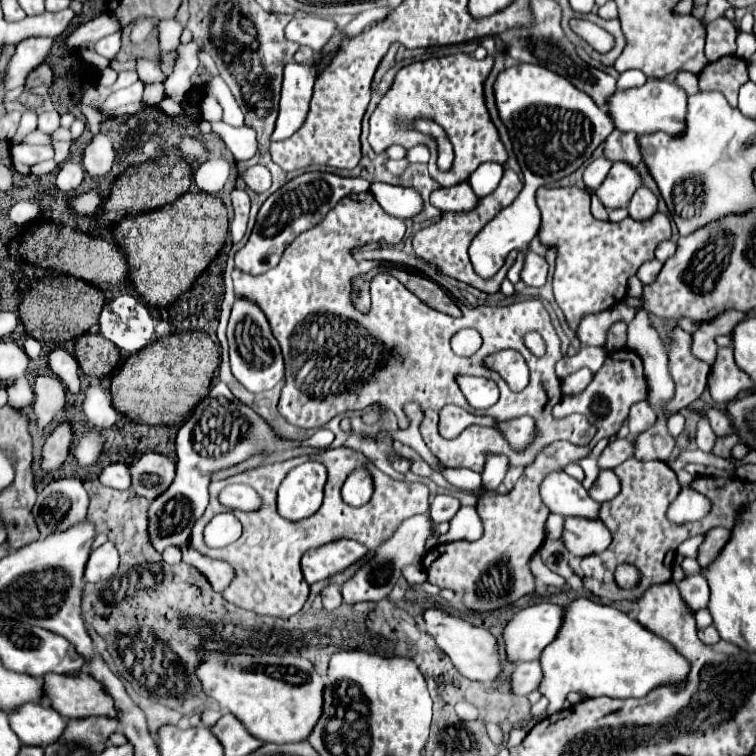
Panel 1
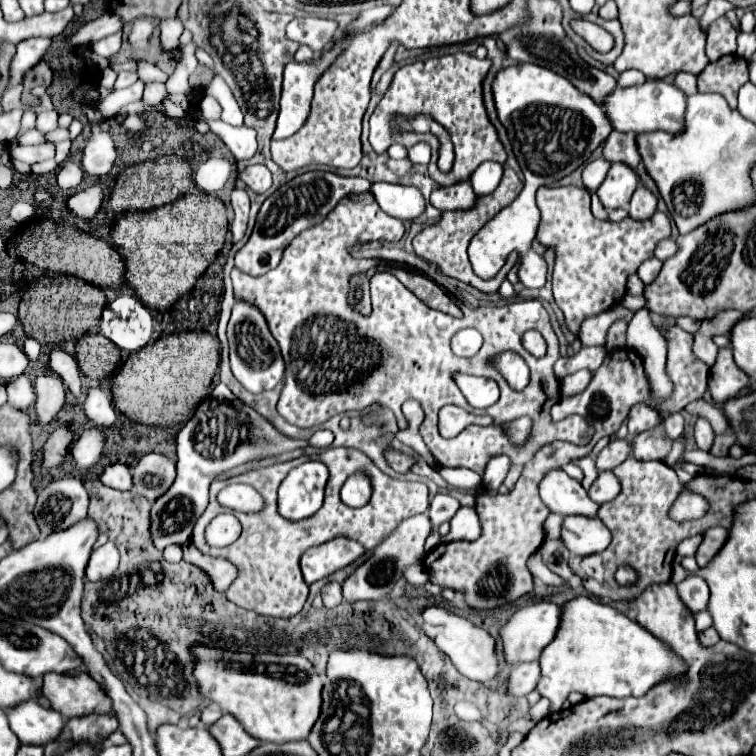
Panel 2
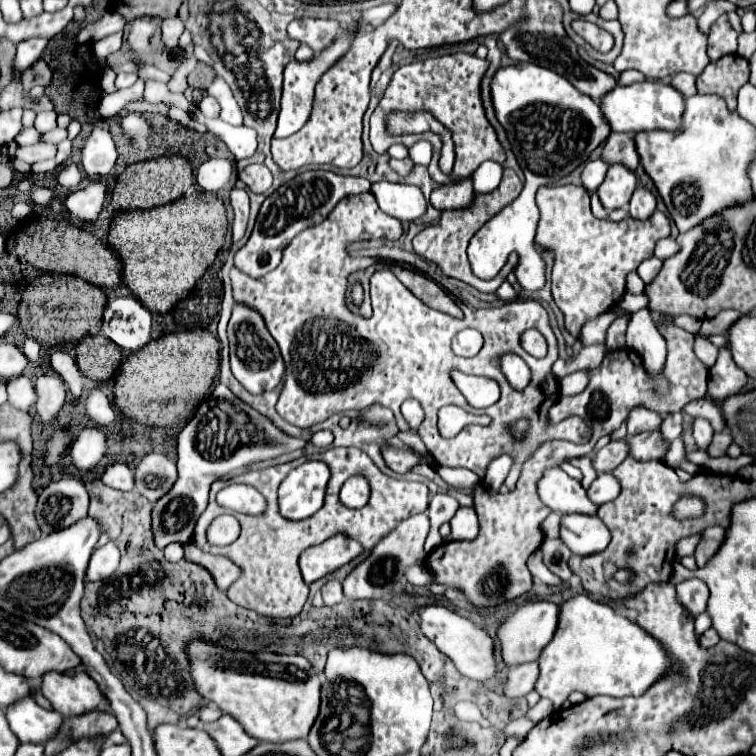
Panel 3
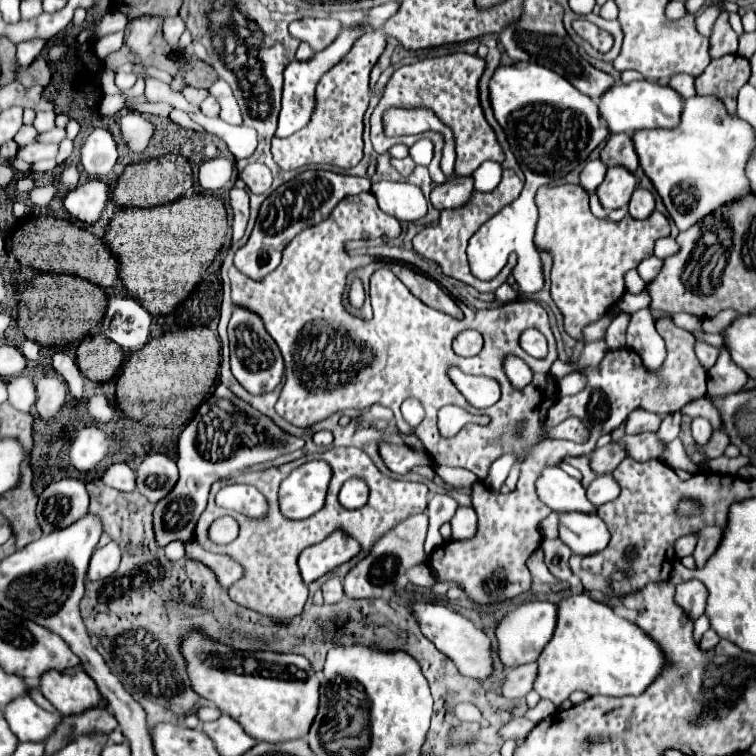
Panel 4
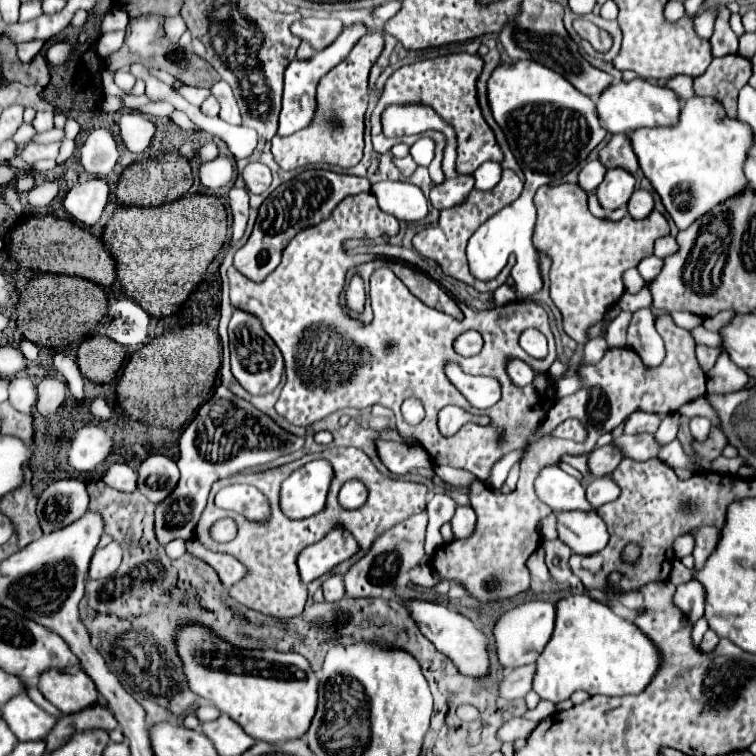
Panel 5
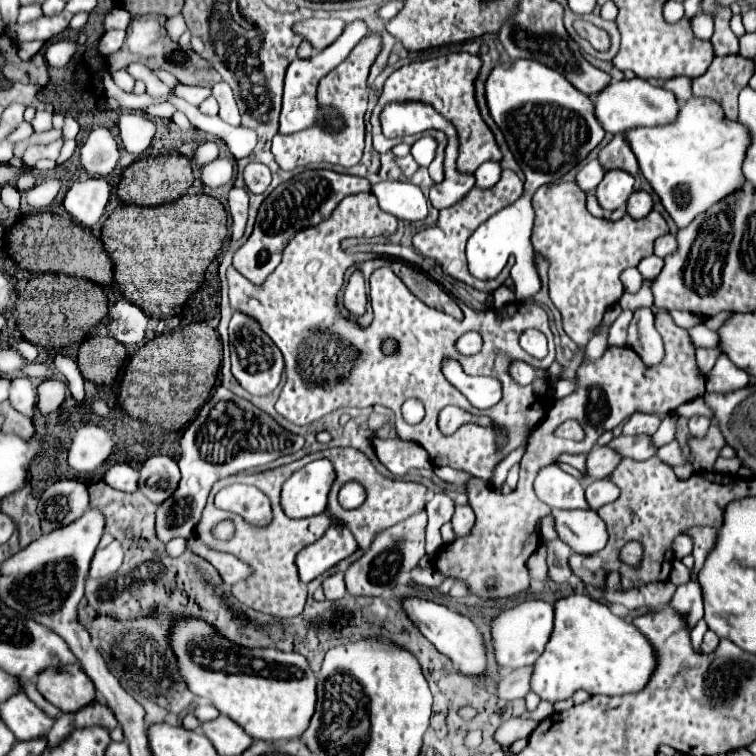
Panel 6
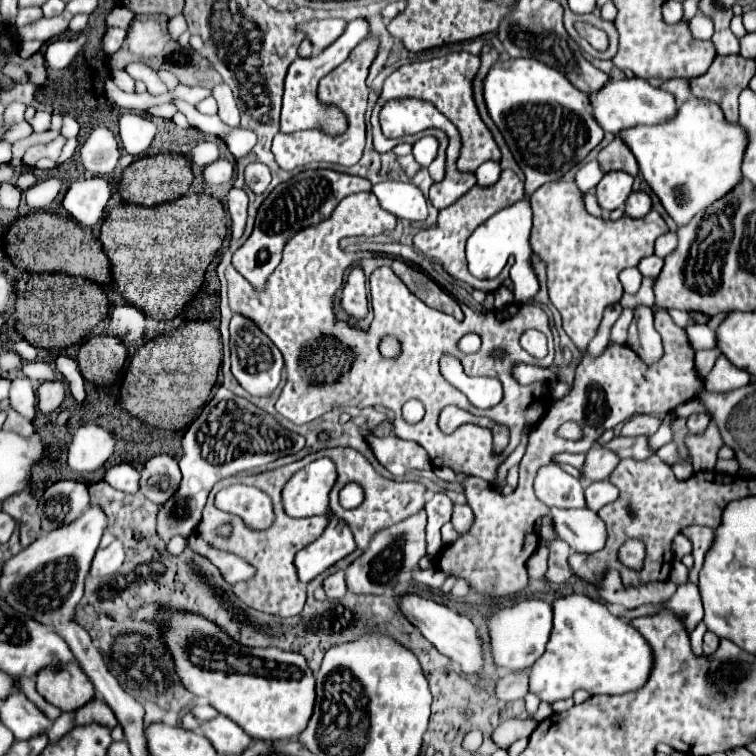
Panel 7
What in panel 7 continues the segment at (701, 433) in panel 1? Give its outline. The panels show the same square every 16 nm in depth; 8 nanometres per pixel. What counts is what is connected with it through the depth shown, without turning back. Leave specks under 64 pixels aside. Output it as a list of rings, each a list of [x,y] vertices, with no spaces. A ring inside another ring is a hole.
[[[692,414],[692,416],[688,416],[686,424],[688,424],[690,432],[704,432],[708,422],[710,422],[710,418],[706,414]]]

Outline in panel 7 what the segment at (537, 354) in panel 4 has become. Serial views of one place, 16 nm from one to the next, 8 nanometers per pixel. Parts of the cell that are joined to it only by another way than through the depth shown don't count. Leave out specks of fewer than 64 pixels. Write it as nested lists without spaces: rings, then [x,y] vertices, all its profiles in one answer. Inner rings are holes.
[[[530,329],[524,332],[520,338],[520,345],[536,358],[543,358],[548,353],[547,338],[538,330]]]

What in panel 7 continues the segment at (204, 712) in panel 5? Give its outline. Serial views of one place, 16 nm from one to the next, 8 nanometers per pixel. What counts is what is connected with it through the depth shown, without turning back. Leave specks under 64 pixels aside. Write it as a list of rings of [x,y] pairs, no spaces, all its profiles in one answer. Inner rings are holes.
[[[194,704],[192,706],[192,710],[190,710],[194,716],[196,716],[196,720],[200,720],[200,722],[204,722],[204,720],[210,720],[210,718],[214,718],[218,712],[210,706],[210,704]]]

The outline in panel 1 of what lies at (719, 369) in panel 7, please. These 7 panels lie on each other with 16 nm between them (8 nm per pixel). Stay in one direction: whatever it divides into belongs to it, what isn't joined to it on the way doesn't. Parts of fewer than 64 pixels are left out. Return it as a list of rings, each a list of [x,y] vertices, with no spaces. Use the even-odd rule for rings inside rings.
[[[720,348],[718,358],[708,376],[708,390],[716,404],[726,404],[752,388],[750,376],[734,362],[732,348]]]

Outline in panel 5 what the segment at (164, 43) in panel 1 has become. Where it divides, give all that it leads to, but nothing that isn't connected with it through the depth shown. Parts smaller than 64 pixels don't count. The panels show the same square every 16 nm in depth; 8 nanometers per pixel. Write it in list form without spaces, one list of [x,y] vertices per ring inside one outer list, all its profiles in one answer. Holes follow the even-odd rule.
[[[174,16],[174,18],[166,18],[166,36],[172,40],[172,42],[178,42],[180,34],[186,30],[186,24],[182,20],[182,16]]]

